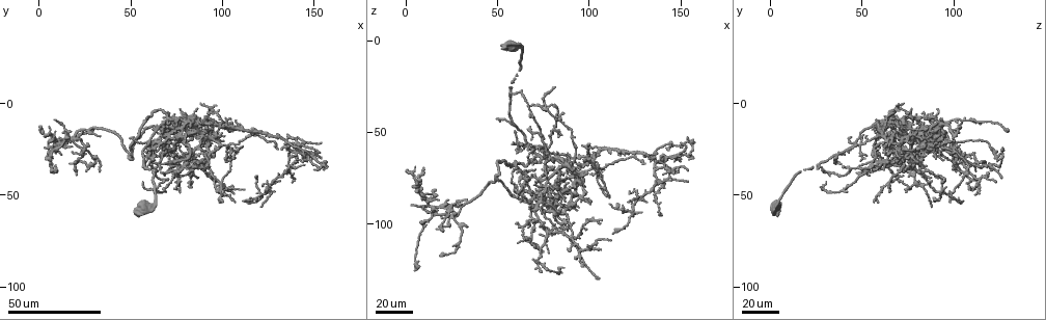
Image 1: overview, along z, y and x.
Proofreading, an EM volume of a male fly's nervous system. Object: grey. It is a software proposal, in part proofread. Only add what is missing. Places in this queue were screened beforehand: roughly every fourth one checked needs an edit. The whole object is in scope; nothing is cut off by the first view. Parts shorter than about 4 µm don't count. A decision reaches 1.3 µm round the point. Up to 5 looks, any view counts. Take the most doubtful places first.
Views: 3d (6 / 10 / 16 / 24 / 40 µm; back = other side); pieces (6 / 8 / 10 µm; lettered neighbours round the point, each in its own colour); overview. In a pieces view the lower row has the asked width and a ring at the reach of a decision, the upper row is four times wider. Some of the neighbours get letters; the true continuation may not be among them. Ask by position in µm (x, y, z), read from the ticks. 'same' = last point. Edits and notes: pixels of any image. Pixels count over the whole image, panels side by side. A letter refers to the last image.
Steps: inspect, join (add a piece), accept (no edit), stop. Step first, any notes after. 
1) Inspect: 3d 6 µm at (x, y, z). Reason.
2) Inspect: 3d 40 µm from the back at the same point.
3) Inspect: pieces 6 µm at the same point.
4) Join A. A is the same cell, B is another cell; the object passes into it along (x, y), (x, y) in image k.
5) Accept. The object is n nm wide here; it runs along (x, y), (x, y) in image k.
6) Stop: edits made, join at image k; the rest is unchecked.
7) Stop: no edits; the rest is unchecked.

Inspect: 3d 24 µm at (67, 38, 49). An open end.

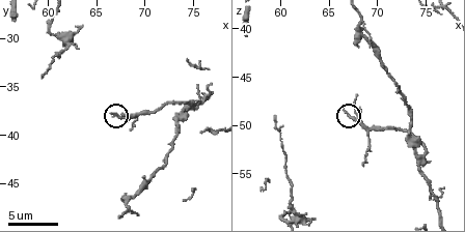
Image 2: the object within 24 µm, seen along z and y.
Inspect: pieces 10 µm at (66.8, 37.8, 48.4). See the neighbours.

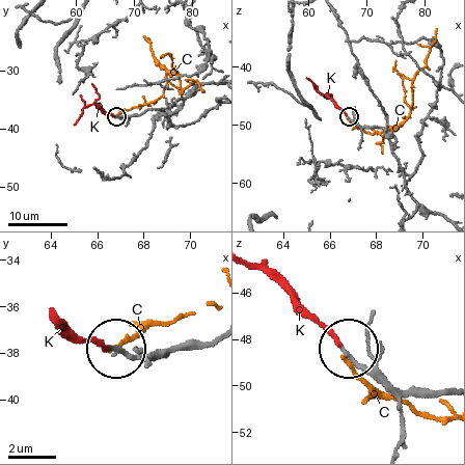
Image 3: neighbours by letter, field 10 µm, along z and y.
Join K. The object is 150 nm wide here; K is the same cell, C is another cell; the object passes into it along (130, 115), (107, 115), (89, 105), (75, 125) in image 3; it goes on there.

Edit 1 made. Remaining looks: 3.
Inspect: overview. See it whole again.

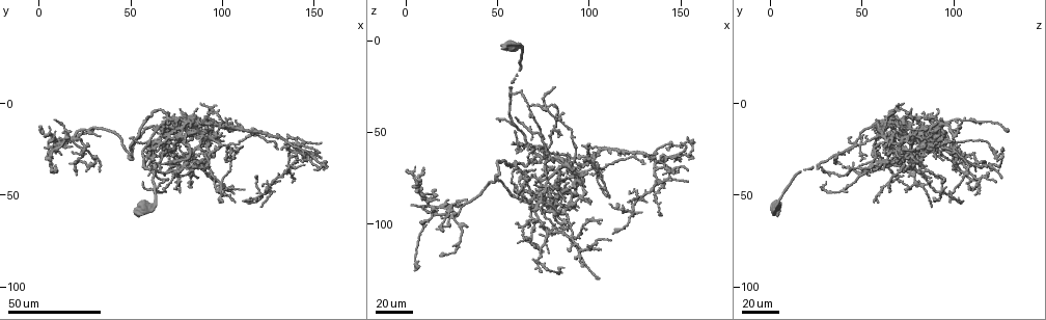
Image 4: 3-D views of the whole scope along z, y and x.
Inspect: 3d 40 µm at (23, 19, 90). Branch stops here.

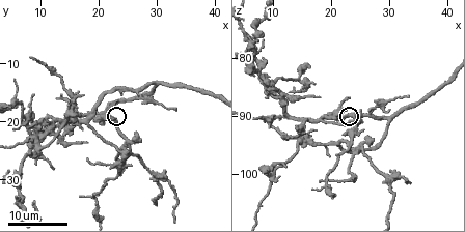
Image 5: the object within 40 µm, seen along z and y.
Inspect: pieces 8 µm at (22.5, 19.5, 89.0).

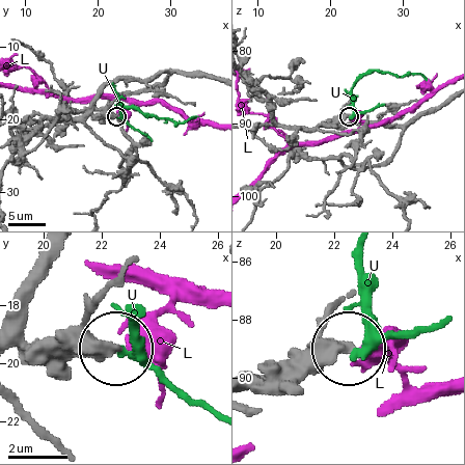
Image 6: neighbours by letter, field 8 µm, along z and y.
Accept. L and U are other cells; it runs along (164, 71), (140, 80), (107, 84), (93, 112), (115, 115) in image 6; none of them fits.

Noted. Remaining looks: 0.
Stop: edits made, join at image 3; the rest is unchecked.

